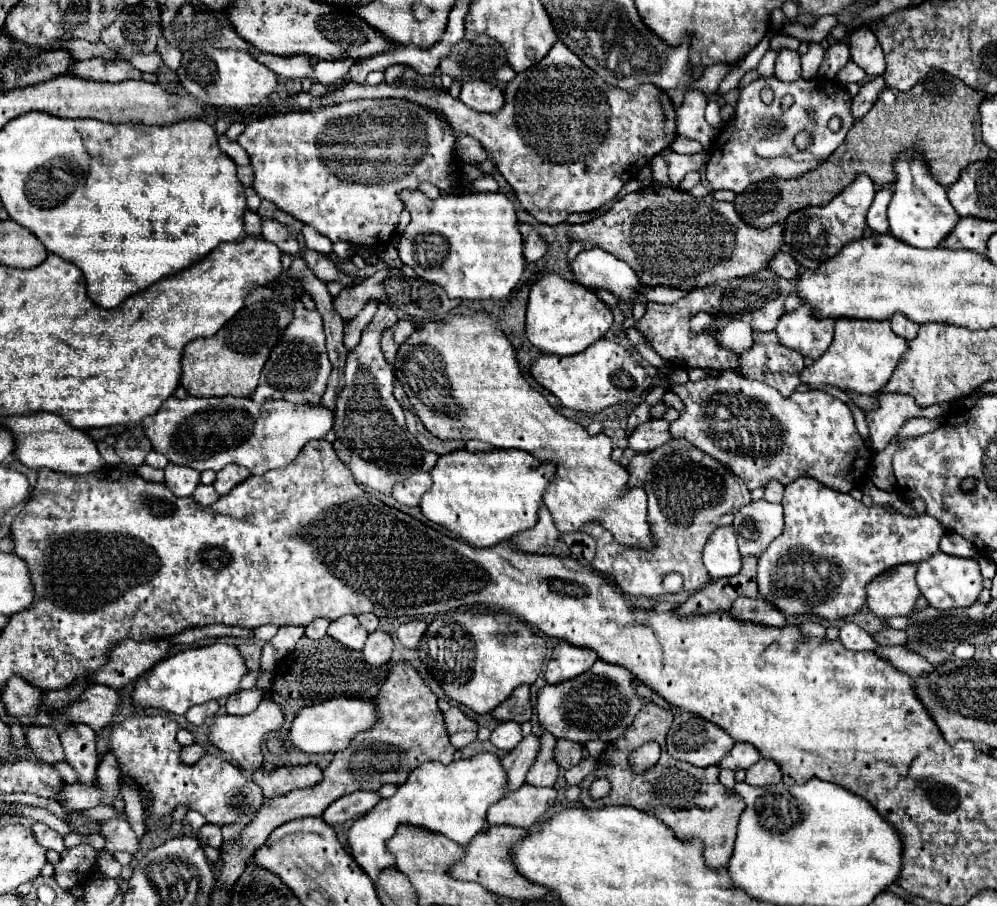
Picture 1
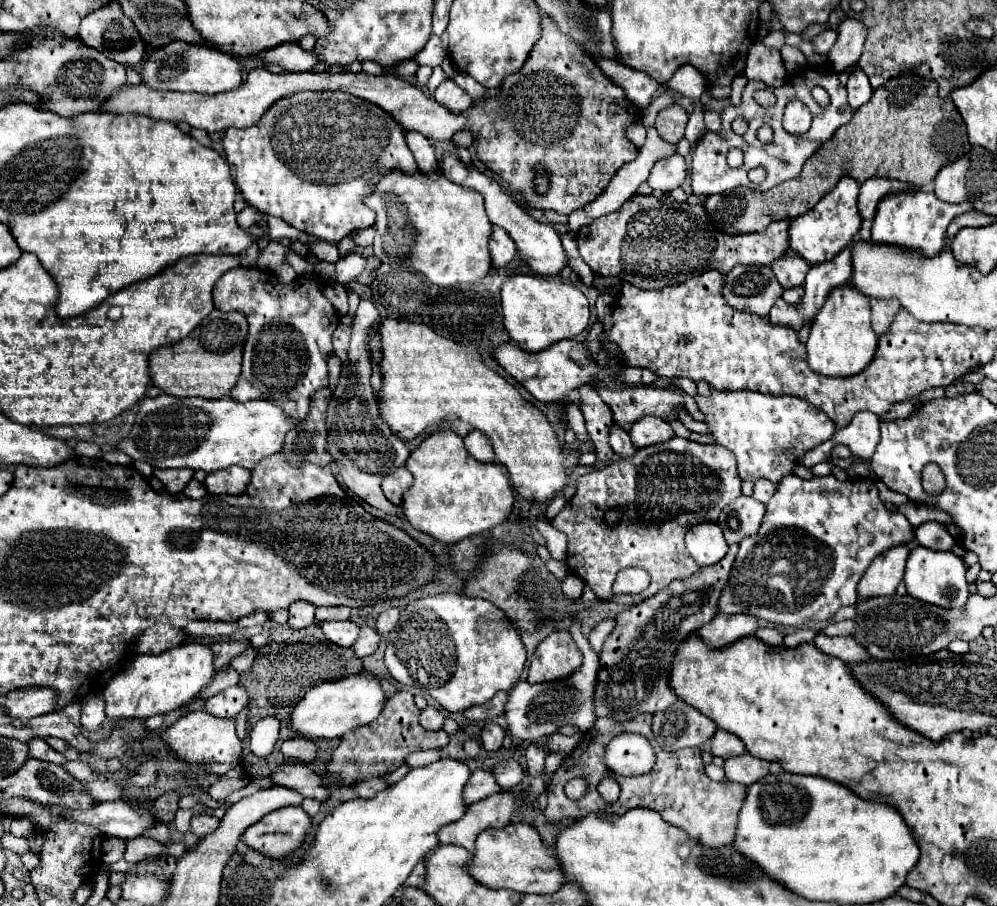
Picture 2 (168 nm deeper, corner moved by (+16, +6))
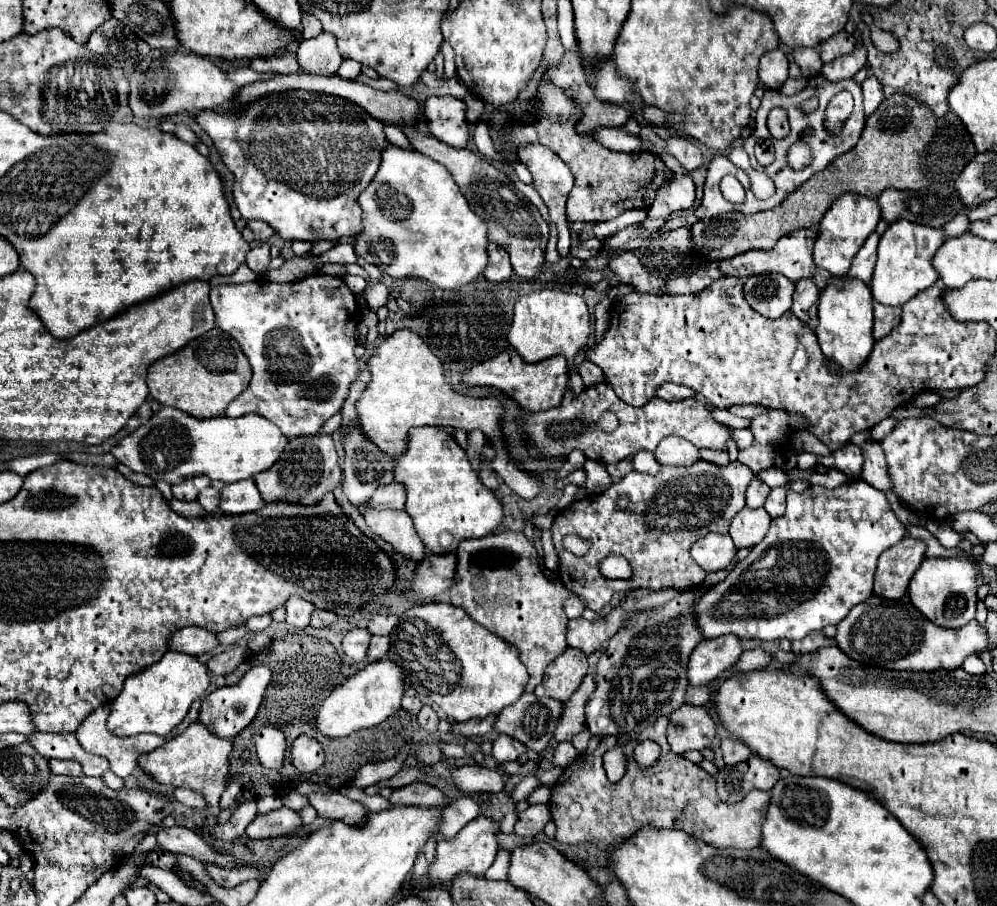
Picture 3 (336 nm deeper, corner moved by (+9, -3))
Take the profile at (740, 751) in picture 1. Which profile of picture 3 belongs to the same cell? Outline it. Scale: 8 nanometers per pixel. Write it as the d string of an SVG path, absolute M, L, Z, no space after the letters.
M729 737L729 739L723 739L721 741L721 749L723 749L723 759L727 765L735 765L735 763L741 763L743 759L747 759L751 755L751 749L735 739L735 737Z

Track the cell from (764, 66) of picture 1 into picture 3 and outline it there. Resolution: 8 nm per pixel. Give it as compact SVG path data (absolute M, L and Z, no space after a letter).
M799 49L793 55L795 55L795 63L801 67L801 73L803 73L805 79L819 75L823 63L821 63L821 59L819 59L815 49Z

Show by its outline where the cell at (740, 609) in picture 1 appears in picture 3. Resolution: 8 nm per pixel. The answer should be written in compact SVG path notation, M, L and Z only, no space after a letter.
M725 635L711 641L701 641L687 663L689 685L707 685L719 673L731 669L741 655L741 639L735 635Z

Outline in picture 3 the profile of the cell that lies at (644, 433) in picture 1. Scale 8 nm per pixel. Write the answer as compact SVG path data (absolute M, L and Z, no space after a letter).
M679 437L663 439L655 449L655 455L661 465L671 465L671 467L689 467L701 459L699 449L693 443L687 443L685 439Z

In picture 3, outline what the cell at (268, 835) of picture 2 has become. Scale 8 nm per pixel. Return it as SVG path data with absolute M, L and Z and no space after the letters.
M281 807L275 811L269 811L265 815L257 815L247 827L247 837L251 839L269 839L269 837L281 837L289 831L297 829L301 825L301 819L295 811Z

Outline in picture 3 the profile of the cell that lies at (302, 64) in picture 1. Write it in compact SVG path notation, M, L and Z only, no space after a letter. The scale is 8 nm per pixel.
M321 31L313 39L303 39L299 43L299 65L305 73L313 75L335 75L343 57L337 49L337 41L333 33Z

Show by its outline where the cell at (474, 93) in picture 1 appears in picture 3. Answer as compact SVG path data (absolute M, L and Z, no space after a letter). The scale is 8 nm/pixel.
M431 97L423 107L431 135L453 147L465 147L469 123L465 121L465 103L455 97Z

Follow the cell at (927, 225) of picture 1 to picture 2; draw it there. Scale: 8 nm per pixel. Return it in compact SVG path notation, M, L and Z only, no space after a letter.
M926 190L892 192L878 204L878 210L874 216L874 226L872 226L872 242L918 248L924 252L924 256L934 256L944 246L948 224L956 216L970 210L975 209L969 201L964 204L946 204L946 202L940 202L932 192L926 192Z

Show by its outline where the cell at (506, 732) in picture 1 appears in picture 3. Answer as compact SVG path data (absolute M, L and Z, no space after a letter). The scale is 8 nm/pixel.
M499 735L493 741L493 757L497 763L503 761L517 761L521 755L527 753L527 747L515 739L511 739L509 735Z

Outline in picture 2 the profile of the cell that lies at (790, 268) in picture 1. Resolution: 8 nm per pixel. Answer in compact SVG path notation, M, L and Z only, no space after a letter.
M796 256L778 258L770 264L770 268L776 274L776 280L780 282L780 286L784 286L784 288L800 286L804 282L806 272L810 270L808 262L804 262L802 258L796 258Z

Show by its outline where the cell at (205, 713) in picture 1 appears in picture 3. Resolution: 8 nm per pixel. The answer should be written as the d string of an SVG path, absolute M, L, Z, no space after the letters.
M107 705L103 707L97 707L81 725L79 725L79 731L75 731L75 737L79 741L79 745L83 747L85 751L93 755L101 755L105 759L109 759L111 763L111 771L119 777L127 777L131 775L131 771L137 767L137 757L143 755L143 753L149 753L153 751L155 747L161 747L165 743L163 737L159 735L151 735L151 733L141 733L141 735L135 735L135 739L121 739L117 735L111 735L107 731L107 715L109 715L109 709Z

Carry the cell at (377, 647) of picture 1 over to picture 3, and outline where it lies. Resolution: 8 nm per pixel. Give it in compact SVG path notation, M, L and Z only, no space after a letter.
M373 637L367 653L367 661L379 661L389 651L389 637Z

